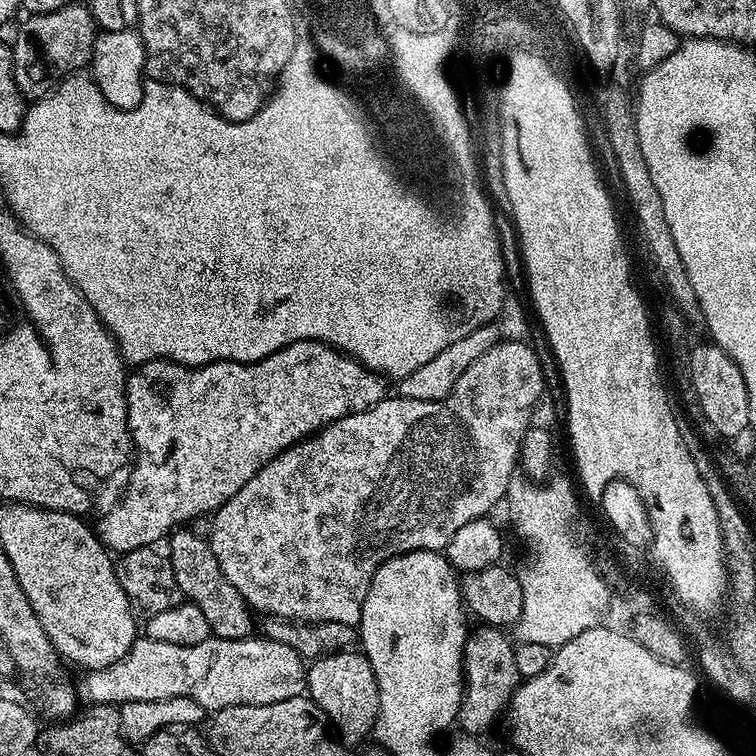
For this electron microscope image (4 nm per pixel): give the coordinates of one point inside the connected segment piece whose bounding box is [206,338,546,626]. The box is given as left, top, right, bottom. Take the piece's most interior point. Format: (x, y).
(302, 540)

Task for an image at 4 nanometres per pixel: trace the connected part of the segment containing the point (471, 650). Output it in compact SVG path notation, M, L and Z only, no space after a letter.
M491 626L473 627L468 634L468 641L464 643L464 697L460 703L460 714L458 717L458 728L461 733L469 736L479 737L496 719L505 715L506 709L511 705L512 695L516 687L521 684L522 677L518 674L518 665L514 663L516 653L513 641L507 640L505 633L499 628Z

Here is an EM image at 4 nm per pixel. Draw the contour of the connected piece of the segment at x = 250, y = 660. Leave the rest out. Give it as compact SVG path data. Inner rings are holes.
M253 634L244 640L218 640L210 638L206 642L198 642L194 646L174 646L174 642L158 642L154 638L145 635L143 638L137 638L130 646L130 650L122 658L118 658L118 662L114 662L105 668L93 668L87 673L88 676L84 680L84 688L82 684L82 692L89 696L92 704L111 704L119 706L126 702L154 702L162 698L194 698L194 702L198 702L198 706L204 708L205 713L211 714L229 708L230 706L270 706L270 702L286 702L286 698L294 698L295 696L305 695L306 685L308 683L308 670L306 661L303 656L298 654L298 650L294 650L290 646L286 646L286 642L274 642L260 634Z

